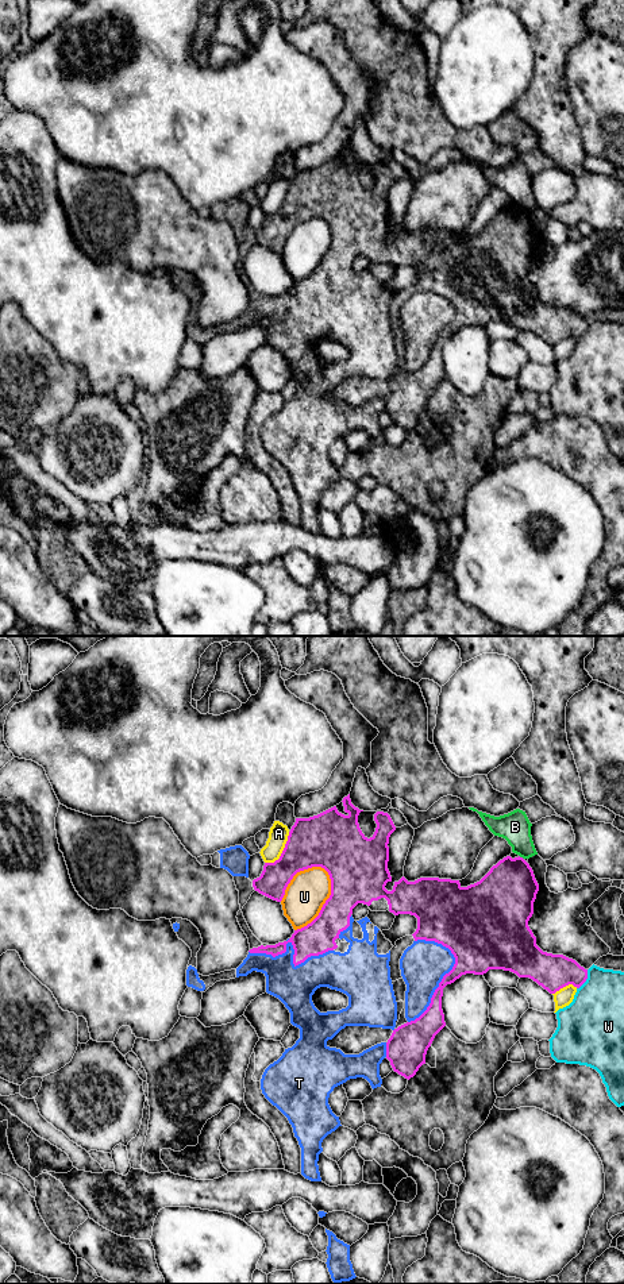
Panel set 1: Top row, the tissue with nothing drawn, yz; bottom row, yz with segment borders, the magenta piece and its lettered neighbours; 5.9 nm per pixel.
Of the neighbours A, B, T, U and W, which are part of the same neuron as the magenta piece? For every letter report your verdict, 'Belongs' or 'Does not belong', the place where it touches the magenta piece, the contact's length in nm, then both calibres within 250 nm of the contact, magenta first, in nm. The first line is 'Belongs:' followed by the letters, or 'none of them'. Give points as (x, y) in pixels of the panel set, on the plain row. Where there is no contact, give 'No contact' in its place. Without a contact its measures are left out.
Belongs: T
A: Does not belong. Touches magenta at yz (282, 204). Shared border 240 nm. Thickness 300 nm (magenta) against 120 nm
B: Does not belong. Touches magenta at yz (522, 209). Shared border 40 nm. Thickness 340 nm (magenta) against 190 nm
T: Belongs. Touches magenta at yz (293, 300). Shared border 500 nm. Thickness 200 nm (magenta) against 240 nm
U: Does not belong. Touches magenta at yz (326, 254). Shared border 420 nm. Thickness 340 nm (magenta) against 240 nm
W: Does not belong. Touches magenta at yz (586, 330). Shared border 140 nm. Thickness 220 nm (magenta) against 340 nm

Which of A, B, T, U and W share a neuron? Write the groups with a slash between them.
A / B / T / U / W

